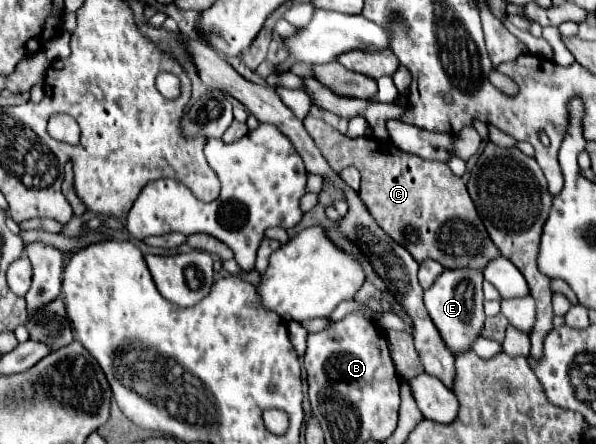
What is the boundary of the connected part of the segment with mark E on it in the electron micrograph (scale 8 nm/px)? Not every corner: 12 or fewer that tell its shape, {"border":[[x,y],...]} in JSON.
{"border":[[445,269],[425,307],[451,351],[485,321],[483,271]]}

